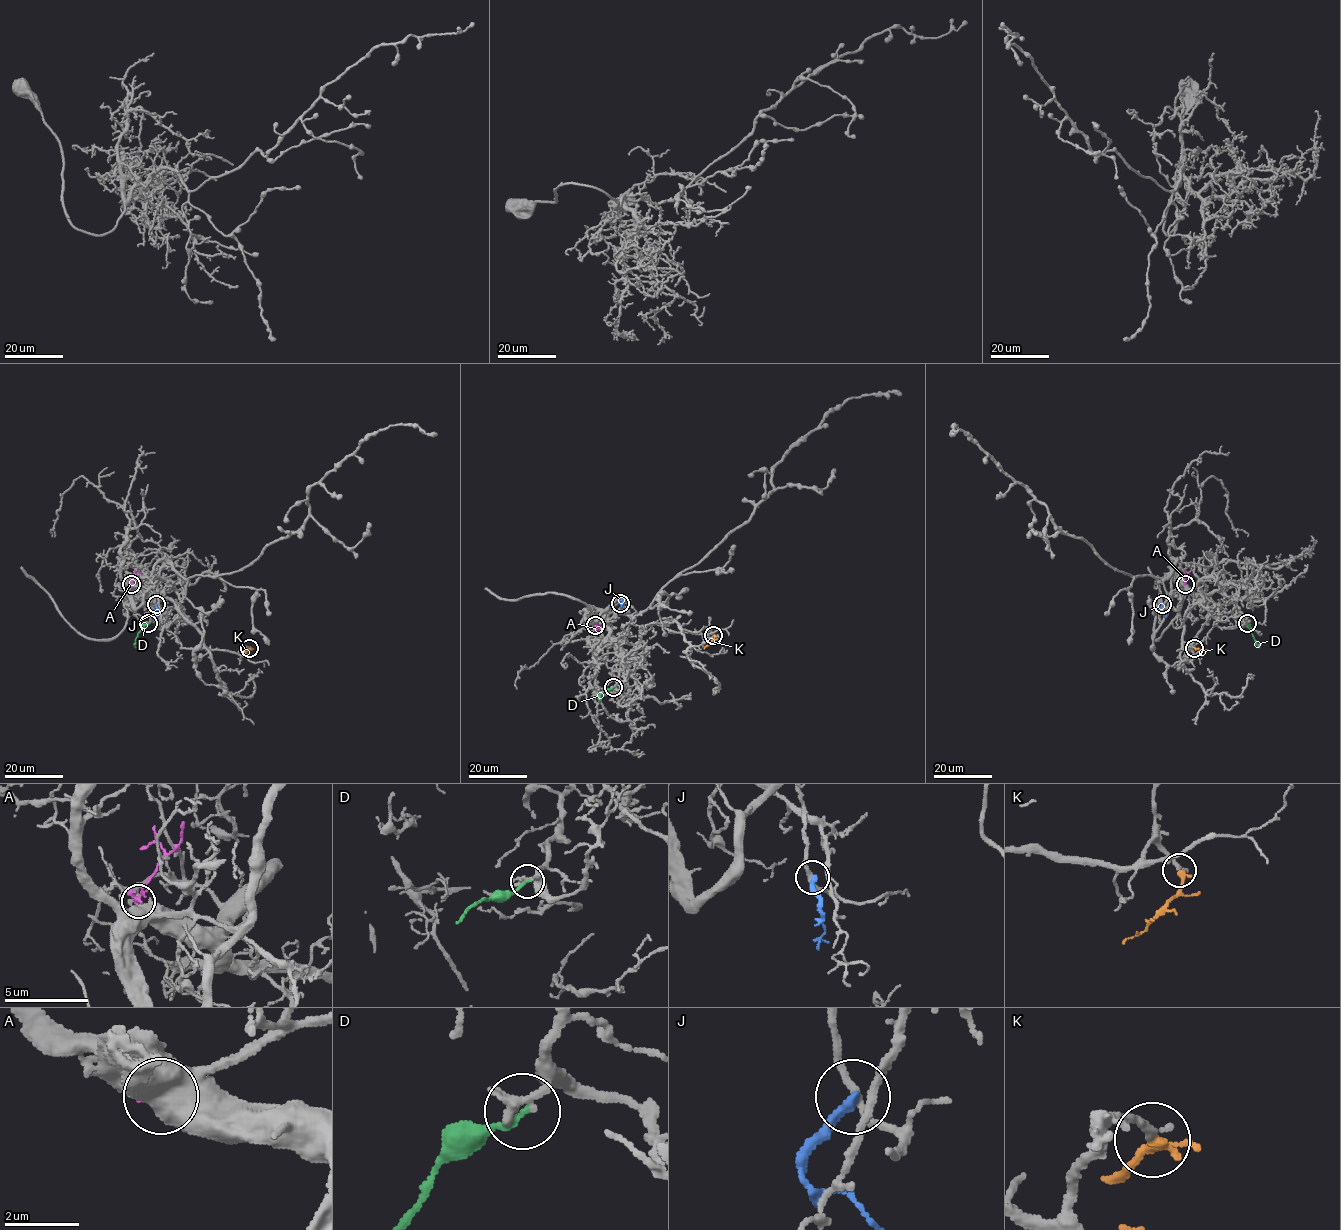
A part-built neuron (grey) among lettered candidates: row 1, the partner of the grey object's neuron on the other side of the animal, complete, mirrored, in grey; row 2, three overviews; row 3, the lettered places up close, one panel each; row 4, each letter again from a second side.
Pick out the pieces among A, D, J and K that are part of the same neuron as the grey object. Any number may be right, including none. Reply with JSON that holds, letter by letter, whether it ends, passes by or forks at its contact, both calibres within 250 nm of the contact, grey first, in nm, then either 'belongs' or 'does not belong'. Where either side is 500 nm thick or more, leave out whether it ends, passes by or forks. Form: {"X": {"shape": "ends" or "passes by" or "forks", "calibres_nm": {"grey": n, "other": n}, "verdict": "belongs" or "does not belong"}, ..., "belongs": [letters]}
{"A": {"calibres_nm": {"grey": 900, "other": 300}, "verdict": "belongs"}, "D": {"shape": "ends", "calibres_nm": {"grey": 320, "other": 200}, "verdict": "does not belong"}, "J": {"shape": "ends", "calibres_nm": {"grey": 200, "other": 280}, "verdict": "does not belong"}, "K": {"shape": "ends", "calibres_nm": {"grey": 240, "other": 280}, "verdict": "belongs"}, "belongs": ["A", "K"]}

